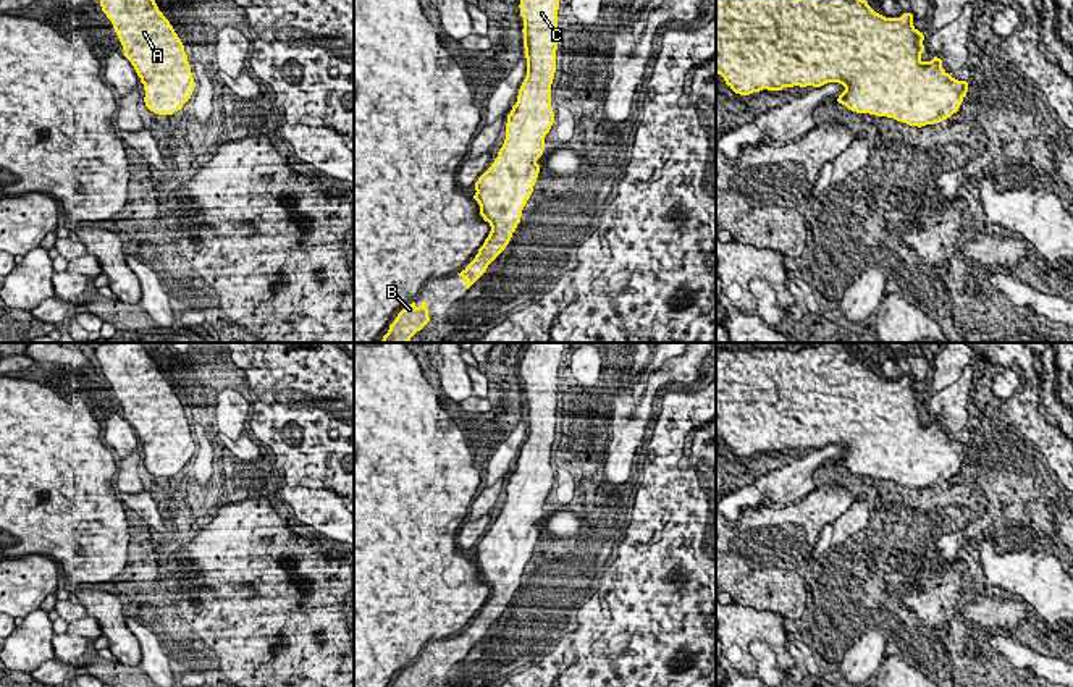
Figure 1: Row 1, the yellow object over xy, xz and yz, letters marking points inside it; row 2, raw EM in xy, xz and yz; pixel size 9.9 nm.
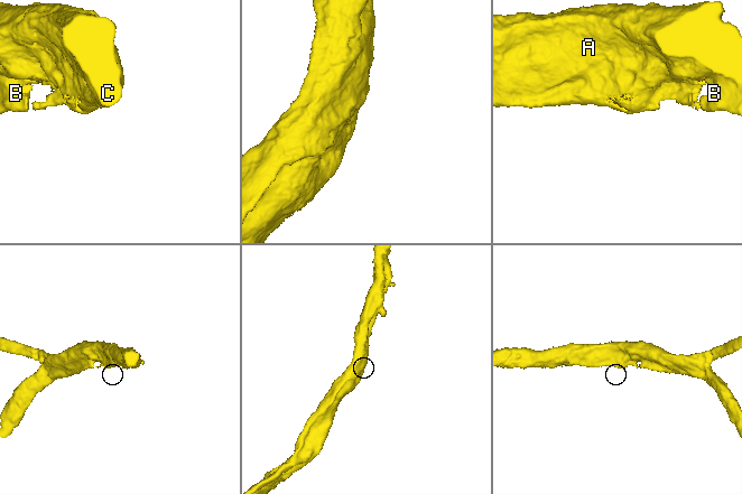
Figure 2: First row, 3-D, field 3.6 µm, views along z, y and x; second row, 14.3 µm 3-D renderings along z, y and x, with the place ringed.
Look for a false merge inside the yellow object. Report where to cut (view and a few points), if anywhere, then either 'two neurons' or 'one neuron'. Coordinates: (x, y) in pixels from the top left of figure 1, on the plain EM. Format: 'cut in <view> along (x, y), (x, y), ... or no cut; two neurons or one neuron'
no cut; one neuron

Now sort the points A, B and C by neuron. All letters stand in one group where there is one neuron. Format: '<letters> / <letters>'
A B C

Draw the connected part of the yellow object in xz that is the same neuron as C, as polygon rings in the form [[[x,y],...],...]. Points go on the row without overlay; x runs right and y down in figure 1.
[[[530,343],[528,349],[520,360],[520,378],[524,380],[524,411],[527,420],[527,438],[519,451],[517,464],[507,477],[506,485],[506,501],[498,514],[498,519],[491,529],[478,540],[475,545],[473,561],[480,567],[480,577],[490,585],[491,593],[485,601],[483,608],[478,611],[475,621],[461,634],[459,639],[465,640],[465,650],[469,651],[488,630],[488,627],[506,611],[512,595],[520,585],[522,572],[533,554],[536,545],[540,527],[536,522],[543,517],[545,499],[554,485],[554,474],[551,469],[551,446],[556,435],[556,412],[558,412],[558,372],[562,356],[564,343]]]

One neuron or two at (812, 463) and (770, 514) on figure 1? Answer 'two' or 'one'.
two

